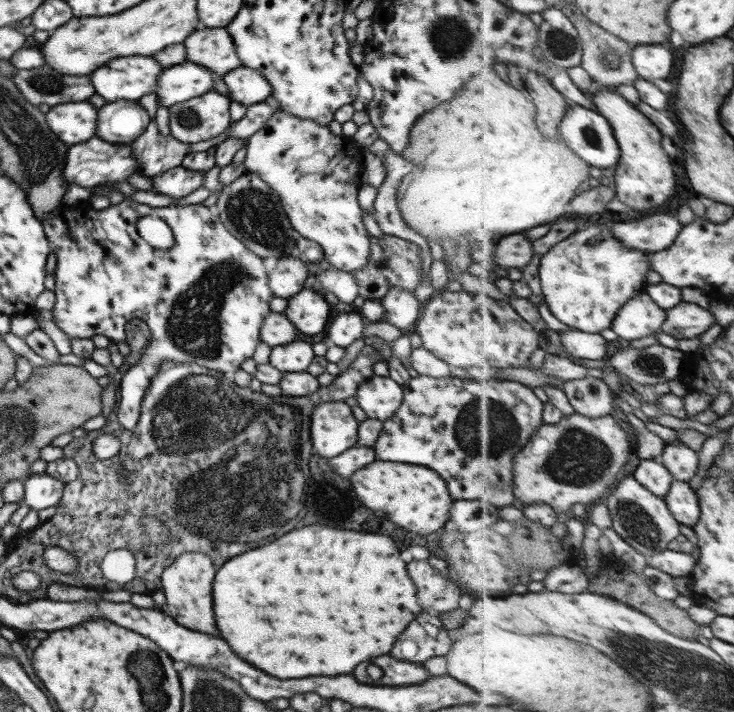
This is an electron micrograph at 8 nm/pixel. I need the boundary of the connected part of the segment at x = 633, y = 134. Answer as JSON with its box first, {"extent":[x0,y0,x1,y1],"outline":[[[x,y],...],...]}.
{"extent":[592,88,677,210],"outline":[[[615,88],[598,90],[592,97],[597,111],[607,118],[614,129],[616,140],[622,150],[615,176],[619,200],[633,210],[647,210],[665,204],[673,196],[677,180],[671,160],[661,144],[661,130],[641,110],[635,108],[635,103],[621,96]]]}

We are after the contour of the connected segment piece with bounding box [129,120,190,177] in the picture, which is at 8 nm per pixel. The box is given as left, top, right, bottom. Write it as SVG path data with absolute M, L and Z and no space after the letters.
M153 120L129 146L139 173L149 177L179 166L181 160L190 154L188 143L178 142L170 135L162 136Z

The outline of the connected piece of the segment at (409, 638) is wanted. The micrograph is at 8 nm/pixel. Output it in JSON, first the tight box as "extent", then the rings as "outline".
{"extent":[389,612,451,664],"outline":[[[425,612],[407,624],[407,628],[399,634],[399,640],[393,644],[389,656],[409,663],[422,664],[428,658],[444,656],[451,646],[449,632],[437,617],[433,618]]]}

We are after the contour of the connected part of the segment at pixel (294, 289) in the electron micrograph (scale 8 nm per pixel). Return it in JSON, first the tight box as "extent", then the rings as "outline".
{"extent":[267,257,309,299],"outline":[[[283,257],[275,262],[272,270],[267,272],[267,286],[271,294],[288,299],[303,289],[303,282],[309,272],[307,266],[297,258]]]}

